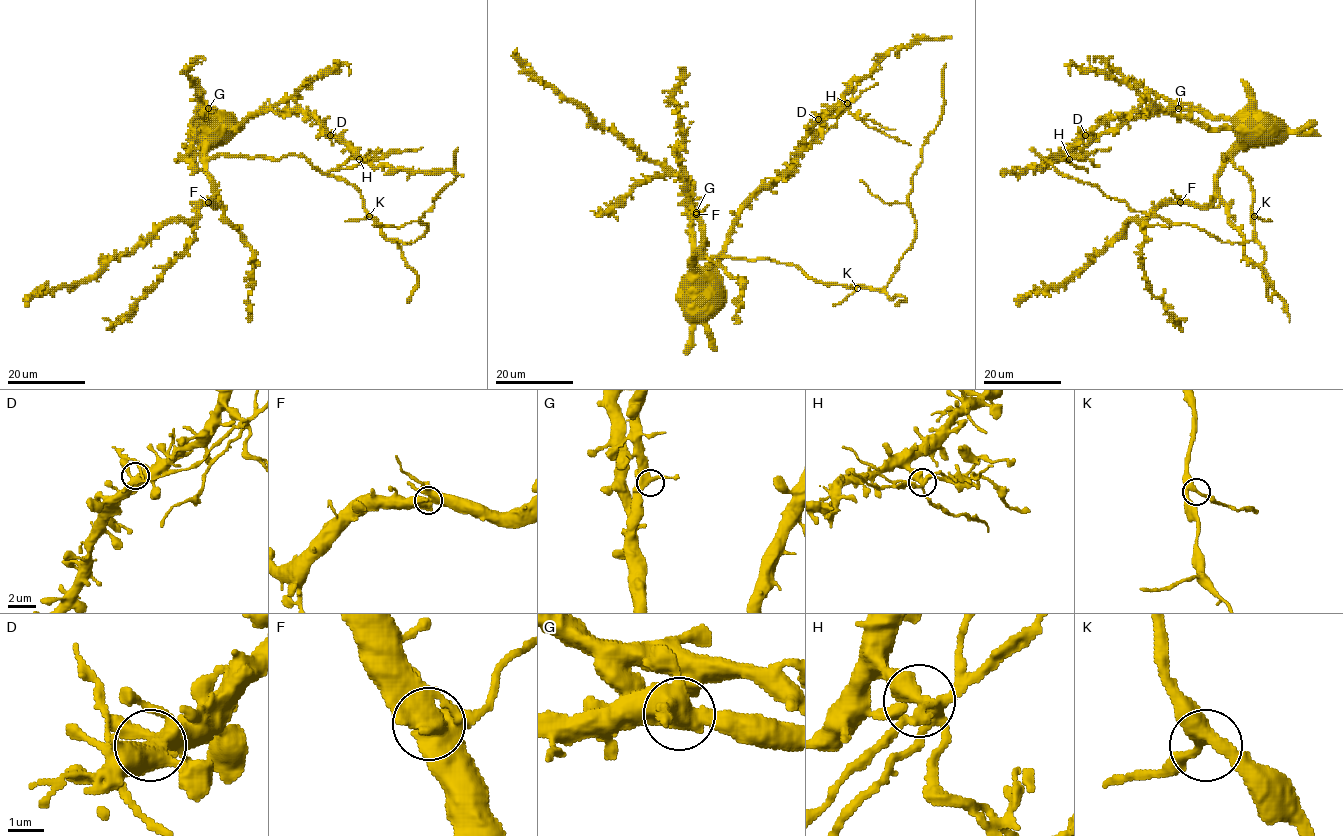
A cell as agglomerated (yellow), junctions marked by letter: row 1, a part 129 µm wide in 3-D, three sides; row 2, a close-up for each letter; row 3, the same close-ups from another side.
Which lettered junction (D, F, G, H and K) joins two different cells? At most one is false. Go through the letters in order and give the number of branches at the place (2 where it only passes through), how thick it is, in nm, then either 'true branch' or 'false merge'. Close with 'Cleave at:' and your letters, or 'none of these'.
D: branches 4; calibre 440 nm; true branch
F: branches 4; calibre 600 nm; true branch
G: branches 4; calibre 400 nm; true branch
H: branches 5; calibre 400 nm; false merge
K: branches 3; calibre 360 nm; true branch
Cleave at: H

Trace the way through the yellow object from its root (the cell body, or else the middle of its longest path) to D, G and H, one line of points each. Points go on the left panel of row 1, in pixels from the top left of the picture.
D: (210, 126), (212, 116), (225, 126), (237, 128), (249, 116), (269, 110), (304, 112), (330, 135)
G: (210, 126), (211, 117), (206, 118), (204, 112), (208, 108)
H: (210, 126), (212, 116), (225, 126), (237, 128), (249, 116), (269, 110), (304, 112), (337, 135), (359, 158)

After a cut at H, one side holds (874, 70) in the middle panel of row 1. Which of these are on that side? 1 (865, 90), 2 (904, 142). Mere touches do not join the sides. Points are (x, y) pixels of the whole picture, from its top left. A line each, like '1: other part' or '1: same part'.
1: other part
2: other part

